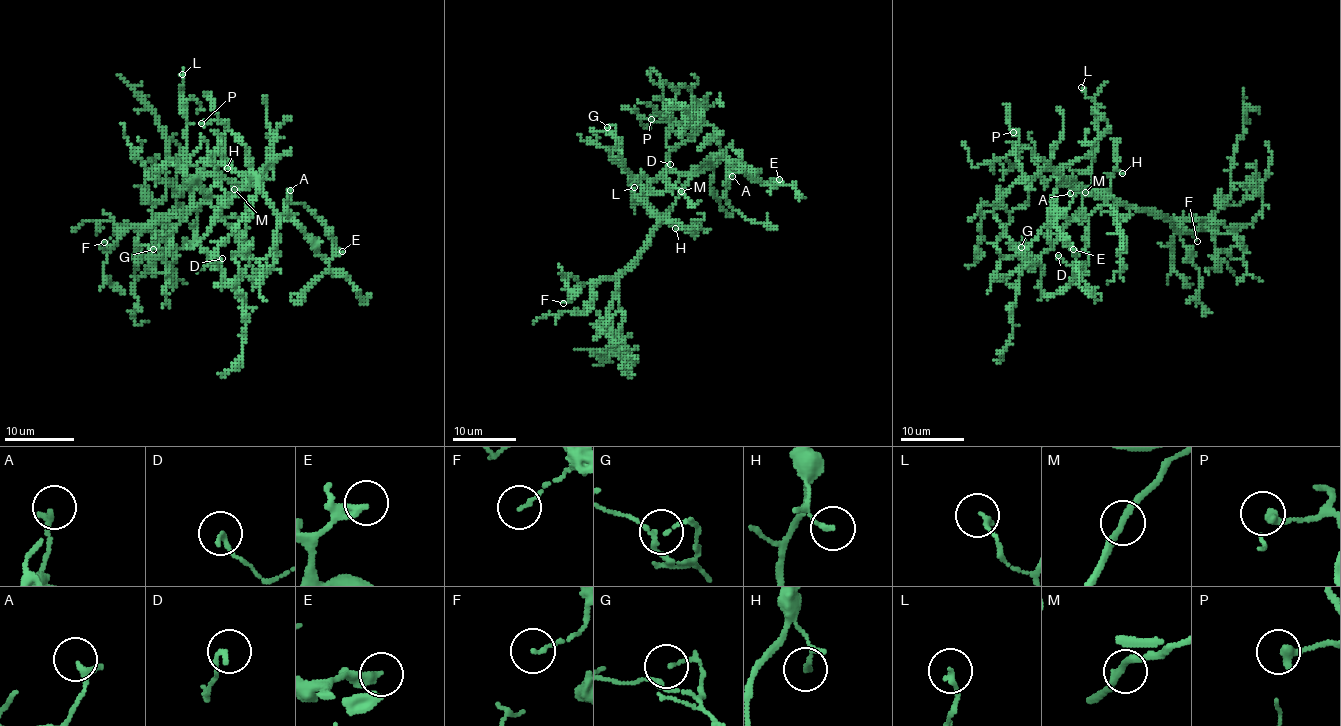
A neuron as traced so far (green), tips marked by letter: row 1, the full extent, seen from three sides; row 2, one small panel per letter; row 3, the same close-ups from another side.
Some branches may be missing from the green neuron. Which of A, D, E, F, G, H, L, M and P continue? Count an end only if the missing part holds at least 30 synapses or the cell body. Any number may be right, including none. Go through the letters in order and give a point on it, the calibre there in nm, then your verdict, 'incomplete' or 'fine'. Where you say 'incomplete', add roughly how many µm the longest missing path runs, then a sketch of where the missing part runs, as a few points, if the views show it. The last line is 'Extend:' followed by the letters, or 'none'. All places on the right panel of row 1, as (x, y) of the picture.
A: (1070, 193) | 240 nm | fine
D: (1058, 255) | 150 nm | fine
E: (1073, 249) | 320 nm | fine
F: (1197, 241) | 120 nm | fine
G: (1021, 247) | 110 nm | fine
H: (1122, 173) | 150 nm | fine
L: (1081, 87) | 140 nm | fine
M: (1085, 192) | 240 nm | fine
P: (1013, 132) | 320 nm | fine
Extend: none

